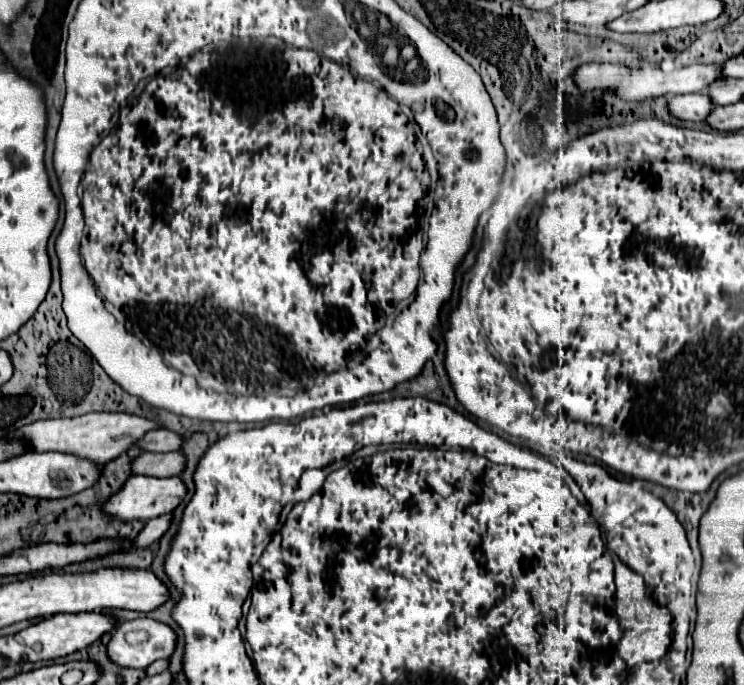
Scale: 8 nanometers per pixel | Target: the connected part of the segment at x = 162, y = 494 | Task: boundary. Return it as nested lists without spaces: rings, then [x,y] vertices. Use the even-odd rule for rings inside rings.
[[[132,476],[124,484],[124,488],[114,494],[108,504],[104,504],[104,512],[110,516],[116,516],[120,520],[152,520],[156,516],[172,512],[186,496],[188,488],[184,488],[184,480],[180,476],[174,478],[150,478],[150,476]]]

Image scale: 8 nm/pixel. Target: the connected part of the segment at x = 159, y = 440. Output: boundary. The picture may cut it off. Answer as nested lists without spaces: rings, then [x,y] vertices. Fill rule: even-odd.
[[[166,428],[148,432],[138,442],[138,446],[148,452],[174,452],[174,450],[180,450],[180,444],[184,444],[184,440],[180,440],[180,436],[176,436],[176,432],[168,432]]]

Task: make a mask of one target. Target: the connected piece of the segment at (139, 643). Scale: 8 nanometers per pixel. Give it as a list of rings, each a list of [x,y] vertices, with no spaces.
[[[136,618],[136,620],[124,622],[116,628],[116,632],[112,634],[112,640],[108,644],[108,654],[120,666],[148,668],[152,662],[156,662],[160,658],[170,658],[176,650],[176,644],[178,644],[178,634],[168,624],[152,620],[152,618]]]

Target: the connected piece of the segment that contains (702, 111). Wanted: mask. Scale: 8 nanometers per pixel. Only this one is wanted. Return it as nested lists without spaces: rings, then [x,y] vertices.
[[[680,94],[668,100],[668,110],[682,120],[704,122],[712,112],[714,104],[708,94]]]

